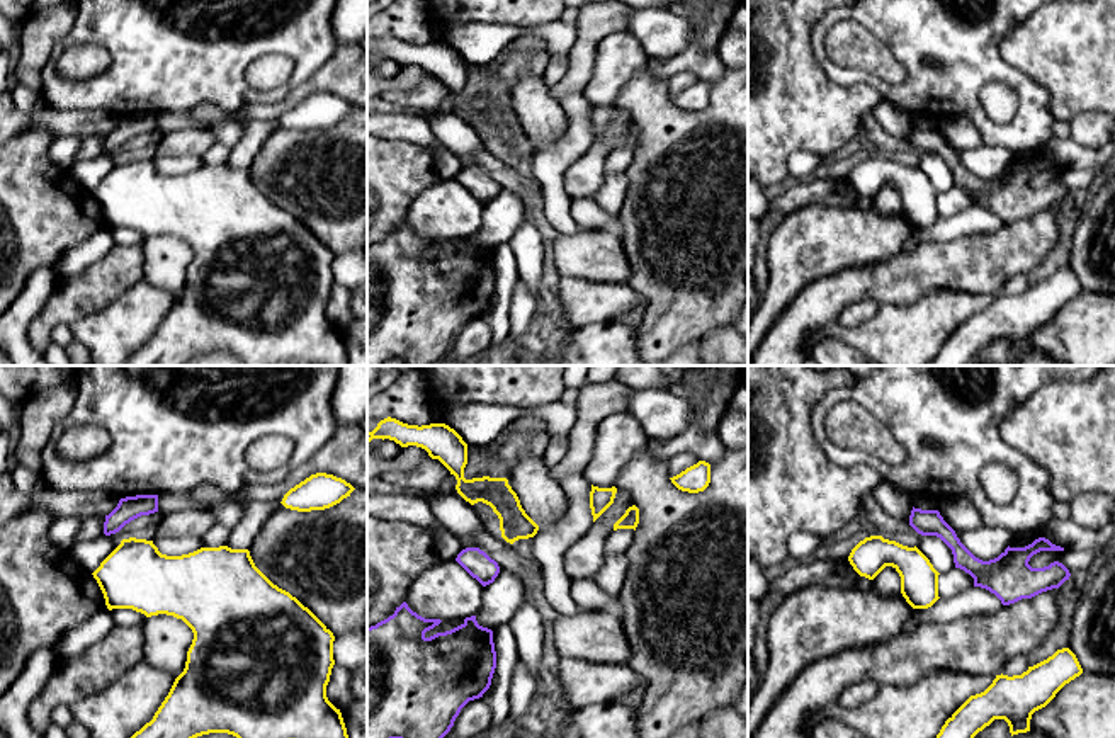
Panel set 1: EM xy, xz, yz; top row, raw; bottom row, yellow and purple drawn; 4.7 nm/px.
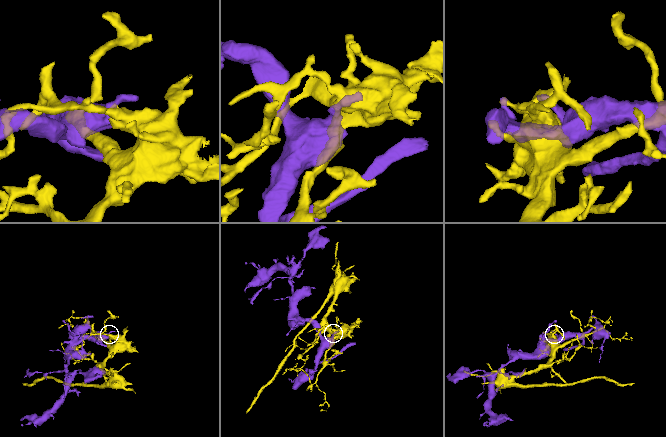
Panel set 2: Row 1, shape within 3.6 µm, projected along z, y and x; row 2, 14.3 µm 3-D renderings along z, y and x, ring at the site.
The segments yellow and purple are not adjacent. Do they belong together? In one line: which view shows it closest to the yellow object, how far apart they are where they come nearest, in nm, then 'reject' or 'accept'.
nearest in xy; 50 nm apart; reject

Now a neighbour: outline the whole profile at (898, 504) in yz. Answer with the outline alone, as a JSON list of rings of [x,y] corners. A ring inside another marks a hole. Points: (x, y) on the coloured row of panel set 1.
[[[882,481],[875,486],[874,497],[891,517],[909,524],[913,503],[908,493],[889,481]]]

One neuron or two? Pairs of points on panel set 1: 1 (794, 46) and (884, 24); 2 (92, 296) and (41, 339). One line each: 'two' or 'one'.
1: two
2: one

